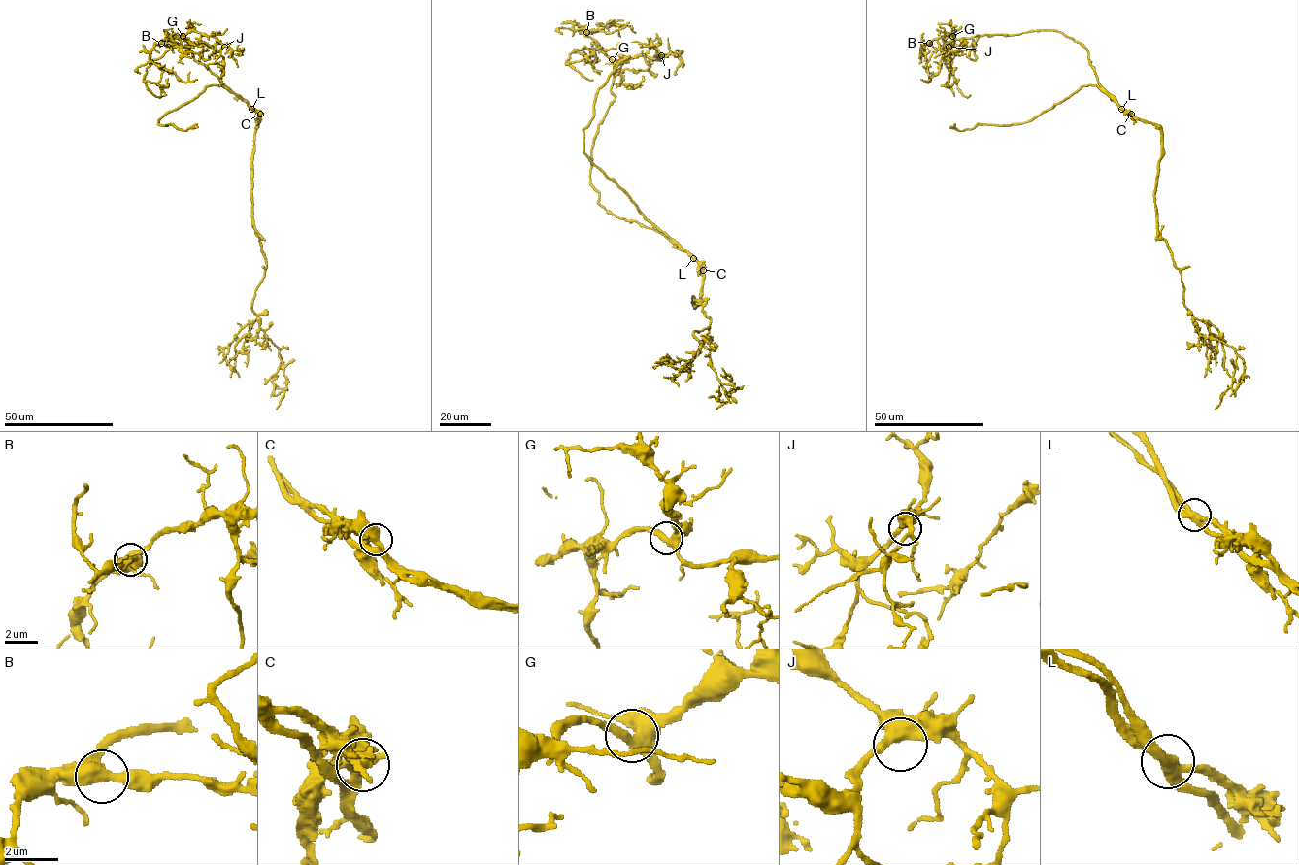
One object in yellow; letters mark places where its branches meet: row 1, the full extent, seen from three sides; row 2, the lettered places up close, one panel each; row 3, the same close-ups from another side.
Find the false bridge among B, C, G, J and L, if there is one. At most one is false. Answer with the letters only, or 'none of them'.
none of them

